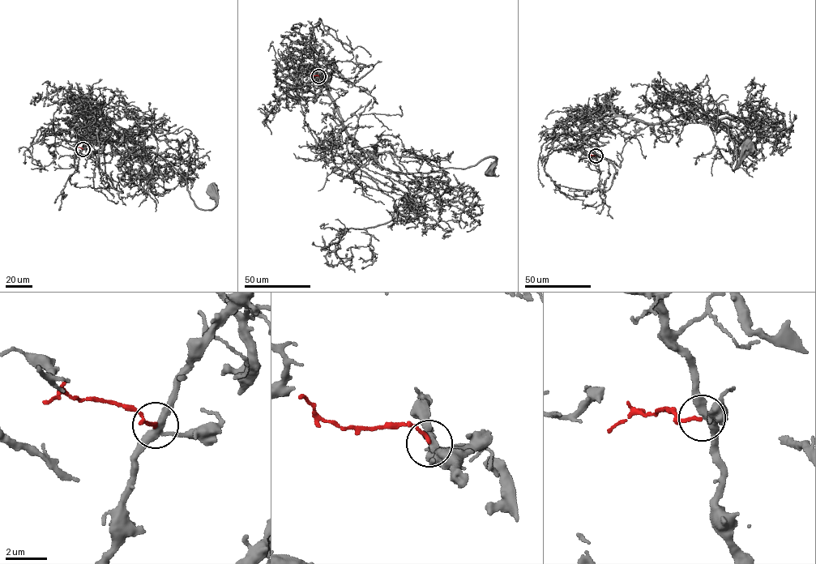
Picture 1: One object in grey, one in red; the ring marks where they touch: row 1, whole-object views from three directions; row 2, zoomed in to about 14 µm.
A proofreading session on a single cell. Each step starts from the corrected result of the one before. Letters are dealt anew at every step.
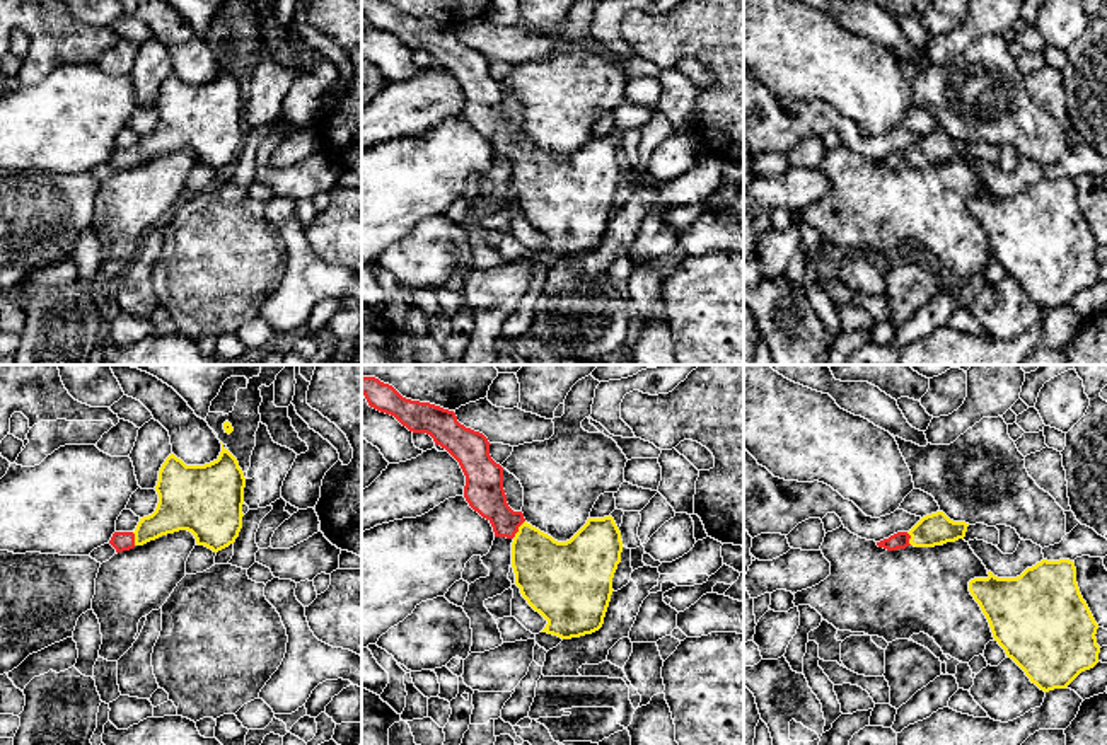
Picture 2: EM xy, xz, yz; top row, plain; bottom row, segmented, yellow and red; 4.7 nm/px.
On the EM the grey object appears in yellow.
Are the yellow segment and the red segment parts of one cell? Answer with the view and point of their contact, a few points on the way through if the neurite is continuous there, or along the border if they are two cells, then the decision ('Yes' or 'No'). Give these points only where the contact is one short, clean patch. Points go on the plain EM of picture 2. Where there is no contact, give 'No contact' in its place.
Touches yellow at xz (519, 147). Path across: xz (548, 191), (519, 147), (483, 108). Yes

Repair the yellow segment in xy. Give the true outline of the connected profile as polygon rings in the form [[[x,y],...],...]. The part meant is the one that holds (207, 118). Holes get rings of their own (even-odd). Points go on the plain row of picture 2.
[[[223,61],[218,77],[205,84],[186,84],[171,72],[159,89],[155,130],[140,136],[133,150],[114,150],[109,162],[123,170],[188,148],[198,164],[218,170],[242,147],[244,106],[244,90]]]

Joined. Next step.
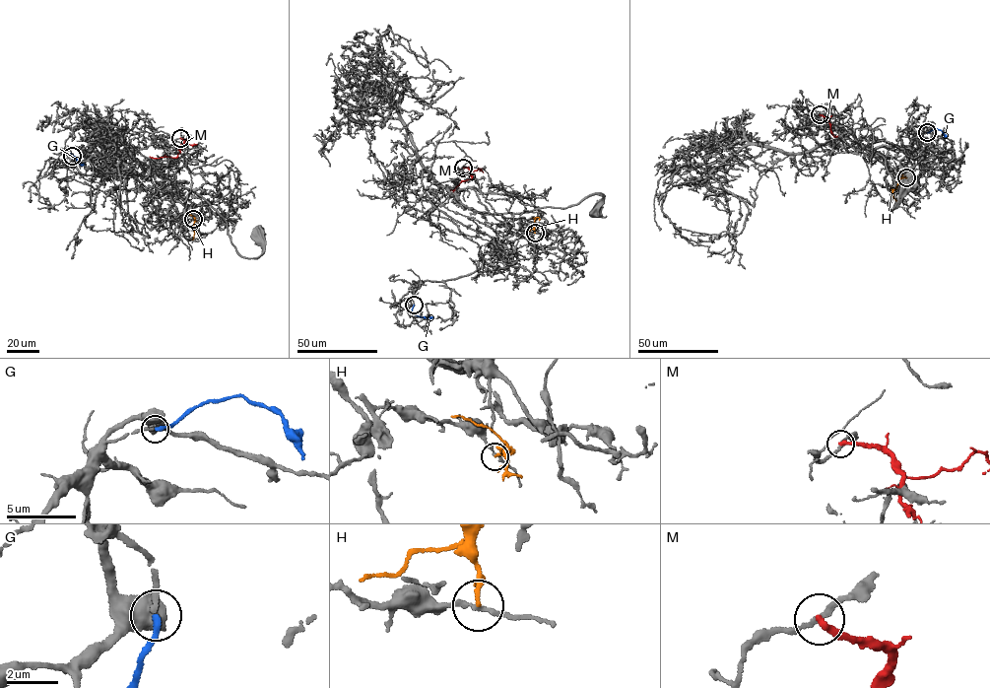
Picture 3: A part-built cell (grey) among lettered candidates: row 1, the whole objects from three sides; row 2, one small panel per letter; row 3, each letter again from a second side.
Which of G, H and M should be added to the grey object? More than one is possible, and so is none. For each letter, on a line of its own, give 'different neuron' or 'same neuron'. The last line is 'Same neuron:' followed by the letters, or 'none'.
G: same neuron
H: different neuron
M: different neuron
Same neuron: G

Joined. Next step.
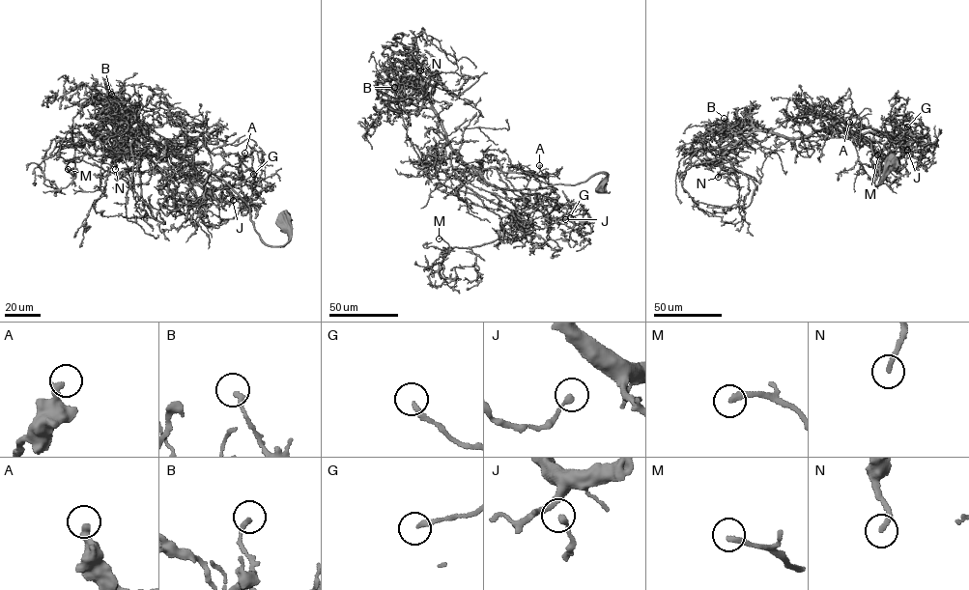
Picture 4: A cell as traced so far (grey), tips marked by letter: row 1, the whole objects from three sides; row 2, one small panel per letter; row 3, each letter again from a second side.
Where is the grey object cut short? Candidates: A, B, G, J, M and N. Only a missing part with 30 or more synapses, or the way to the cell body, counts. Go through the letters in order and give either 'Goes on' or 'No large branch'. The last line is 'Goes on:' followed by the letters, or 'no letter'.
A: No large branch
B: No large branch
G: No large branch
J: No large branch
M: Goes on
N: Goes on
Goes on: M, N

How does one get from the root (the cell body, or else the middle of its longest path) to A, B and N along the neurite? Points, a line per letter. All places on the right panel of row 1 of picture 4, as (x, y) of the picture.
A: (894, 161), (876, 186), (879, 161), (869, 142), (832, 126), (840, 120), (848, 127), (859, 124), (849, 122)
B: (894, 161), (876, 186), (879, 161), (865, 138), (755, 130), (731, 143), (719, 129), (724, 118)
N: (894, 161), (876, 186), (879, 161), (865, 138), (827, 130), (795, 138), (755, 130), (716, 163), (718, 177)

